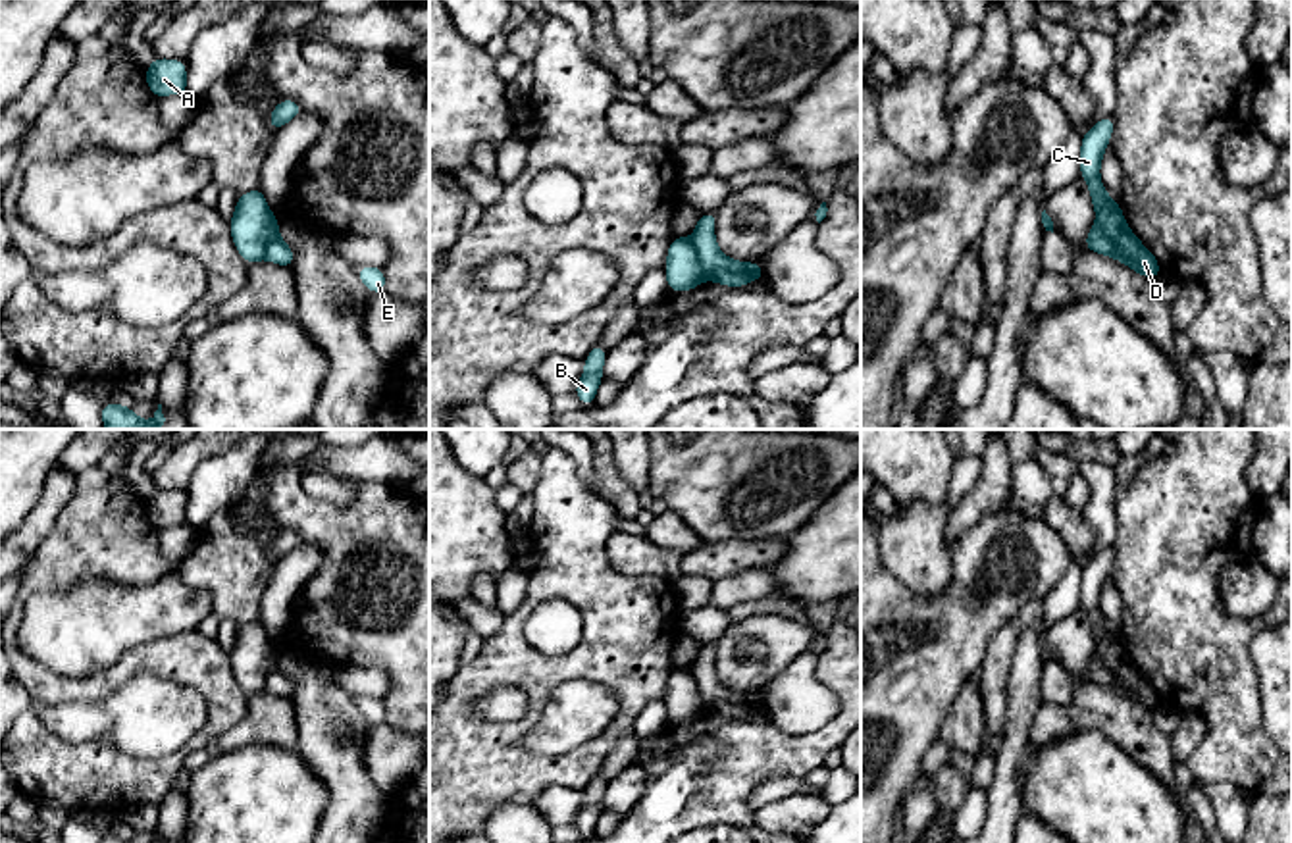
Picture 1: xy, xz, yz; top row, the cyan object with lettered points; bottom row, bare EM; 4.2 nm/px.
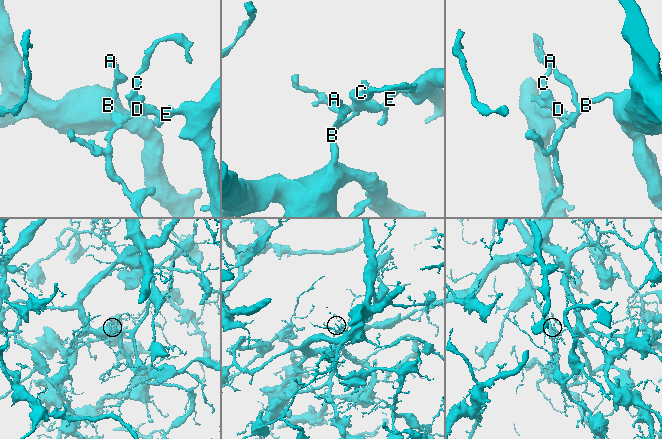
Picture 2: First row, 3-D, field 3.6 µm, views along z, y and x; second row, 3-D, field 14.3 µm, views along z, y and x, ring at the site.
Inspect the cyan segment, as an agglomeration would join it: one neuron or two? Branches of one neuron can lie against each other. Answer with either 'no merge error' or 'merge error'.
merge error

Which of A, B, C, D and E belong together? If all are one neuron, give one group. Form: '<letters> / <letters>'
A B C D / E

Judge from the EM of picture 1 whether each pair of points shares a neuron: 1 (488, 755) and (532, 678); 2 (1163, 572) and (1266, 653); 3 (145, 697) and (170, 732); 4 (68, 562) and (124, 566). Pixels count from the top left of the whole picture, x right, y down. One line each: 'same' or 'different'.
1: same
2: different
3: same
4: same

